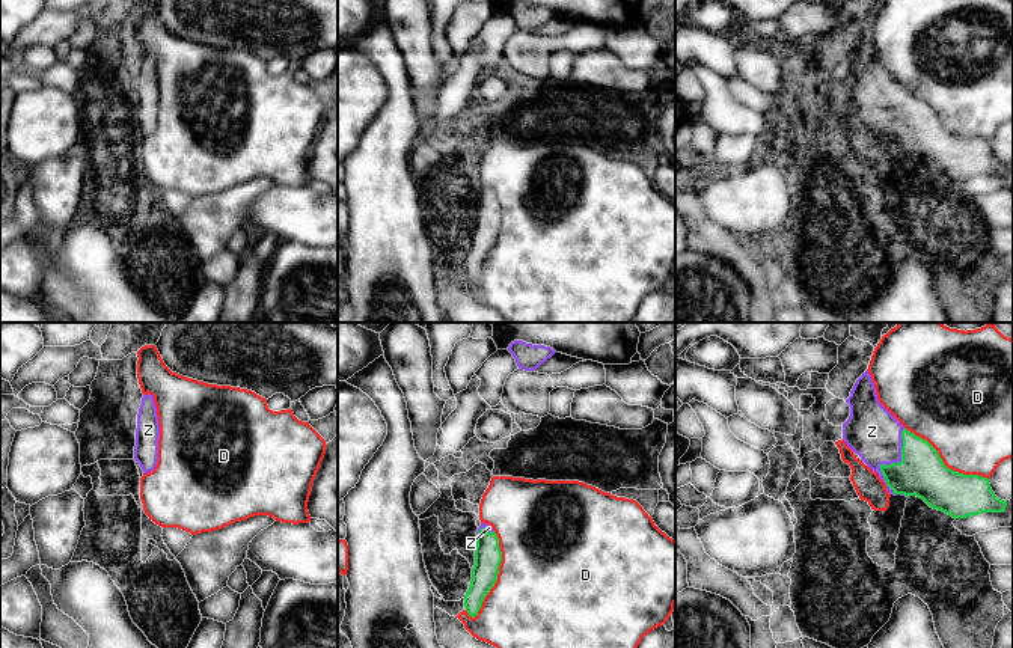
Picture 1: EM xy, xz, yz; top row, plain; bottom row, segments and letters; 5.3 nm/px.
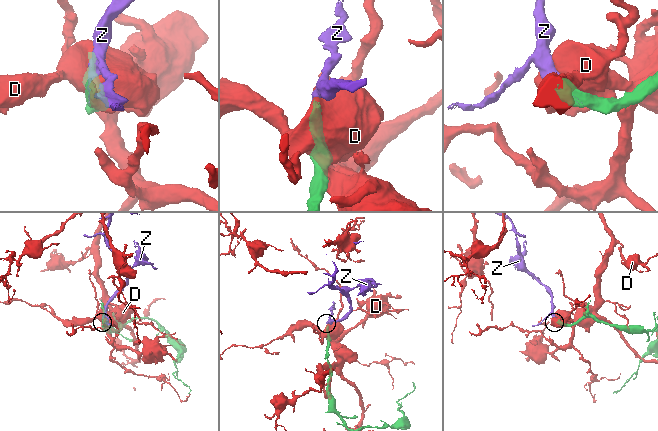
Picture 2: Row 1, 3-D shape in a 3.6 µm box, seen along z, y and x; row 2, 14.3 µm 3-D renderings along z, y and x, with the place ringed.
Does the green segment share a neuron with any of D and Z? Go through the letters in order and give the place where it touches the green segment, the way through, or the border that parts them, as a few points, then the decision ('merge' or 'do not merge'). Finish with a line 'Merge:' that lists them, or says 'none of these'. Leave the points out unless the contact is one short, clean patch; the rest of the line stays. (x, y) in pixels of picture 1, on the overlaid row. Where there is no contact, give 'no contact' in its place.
D: contact yz (942, 463); do not merge
Z: contact yz (893, 463); merge
Merge: Z

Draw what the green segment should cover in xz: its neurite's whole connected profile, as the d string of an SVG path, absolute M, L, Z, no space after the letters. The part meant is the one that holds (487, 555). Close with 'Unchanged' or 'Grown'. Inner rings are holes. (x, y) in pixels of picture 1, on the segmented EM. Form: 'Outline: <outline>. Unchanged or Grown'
Outline: M481 523L476 530L475 565L472 568L470 586L464 597L464 607L469 616L475 618L485 595L494 586L502 562L499 538L493 527Z. Grown

